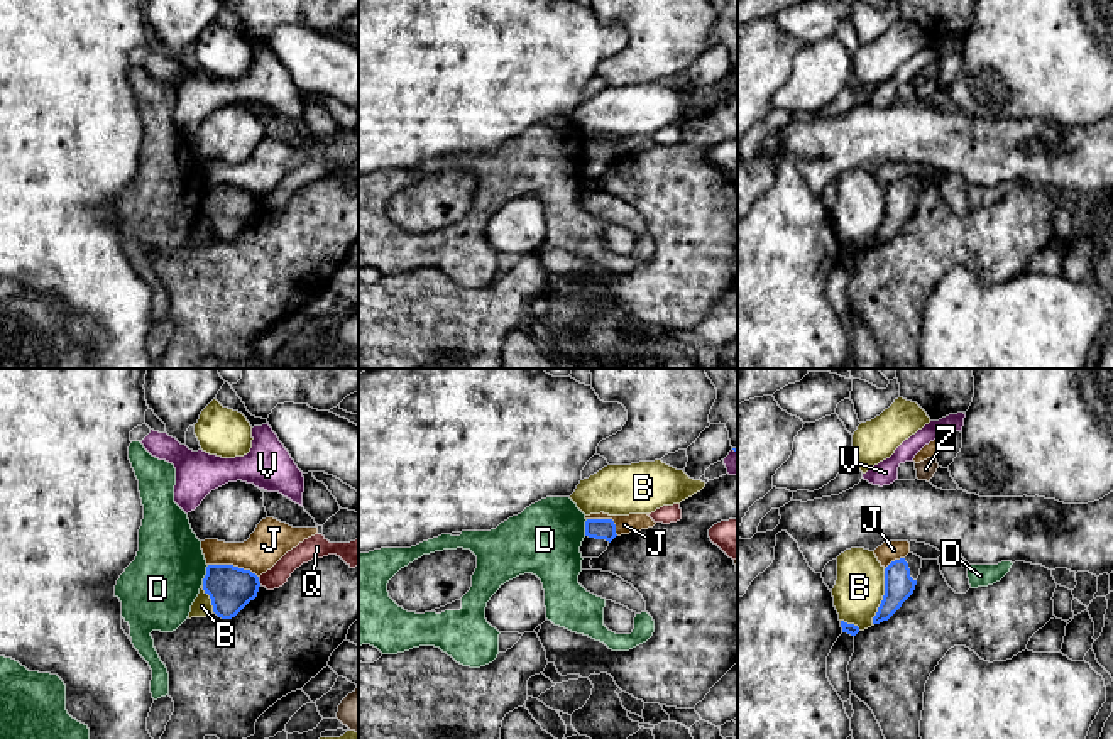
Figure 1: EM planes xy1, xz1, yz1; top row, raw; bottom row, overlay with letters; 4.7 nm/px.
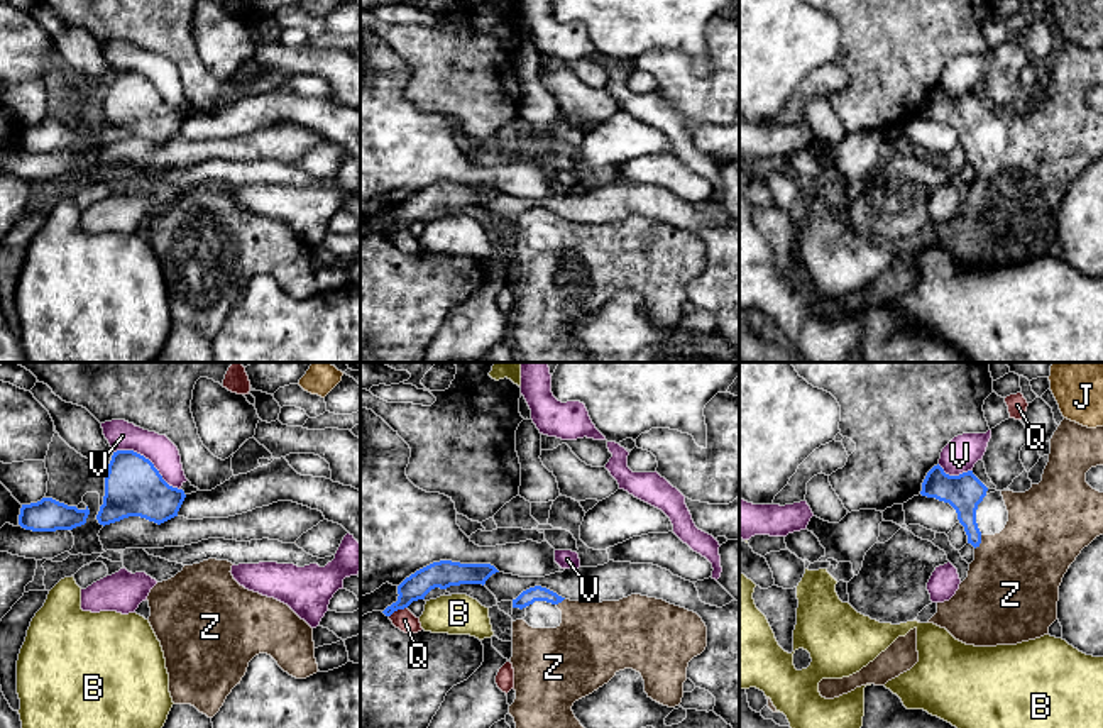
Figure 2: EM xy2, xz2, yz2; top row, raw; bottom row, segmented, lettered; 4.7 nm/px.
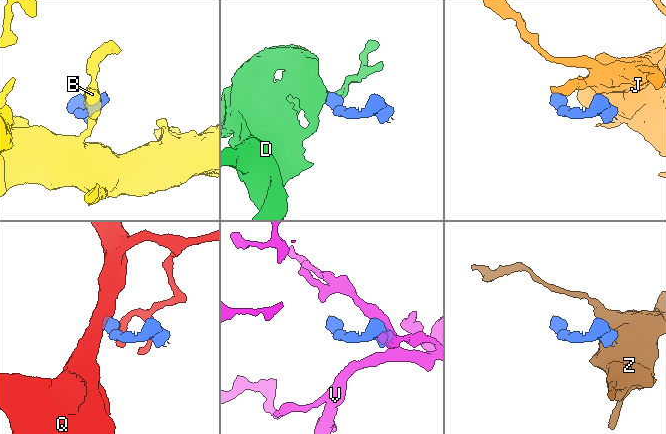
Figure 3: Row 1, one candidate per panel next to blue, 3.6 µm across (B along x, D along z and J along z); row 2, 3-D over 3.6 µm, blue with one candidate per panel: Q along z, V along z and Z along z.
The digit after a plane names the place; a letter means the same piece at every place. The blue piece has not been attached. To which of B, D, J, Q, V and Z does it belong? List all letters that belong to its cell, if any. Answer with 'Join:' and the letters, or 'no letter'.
Join: Z

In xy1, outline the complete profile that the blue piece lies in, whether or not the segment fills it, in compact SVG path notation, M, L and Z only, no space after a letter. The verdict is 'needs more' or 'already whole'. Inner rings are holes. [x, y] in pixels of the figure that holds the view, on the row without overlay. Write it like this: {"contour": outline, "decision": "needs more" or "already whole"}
{"contour": "M208 186L203 211L210 216L213 233L222 240L235 238L257 218L260 203L255 194L233 186Z", "decision": "already whole"}

